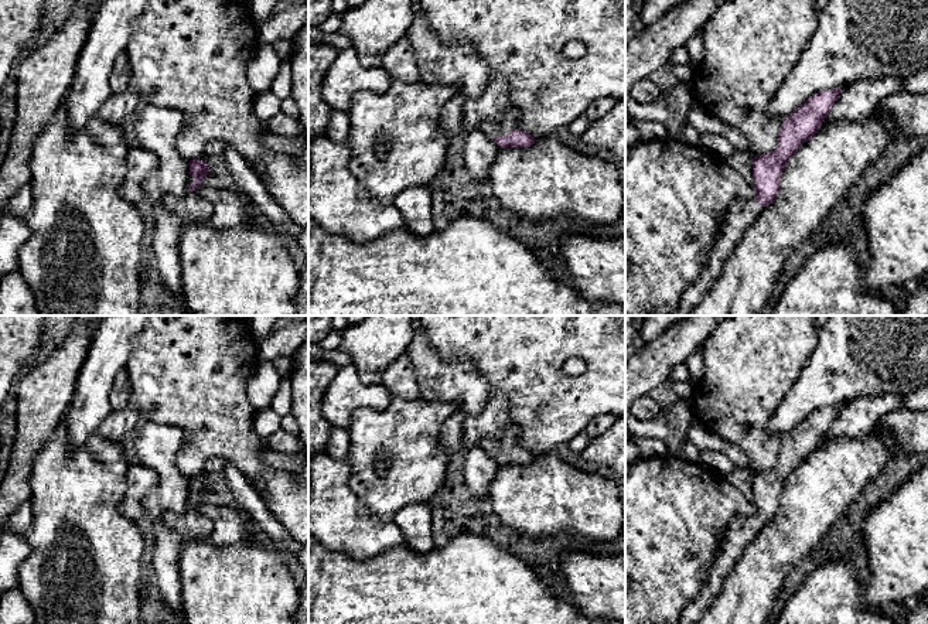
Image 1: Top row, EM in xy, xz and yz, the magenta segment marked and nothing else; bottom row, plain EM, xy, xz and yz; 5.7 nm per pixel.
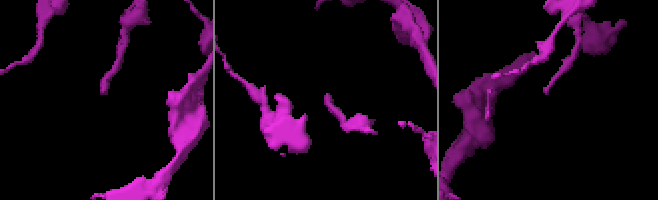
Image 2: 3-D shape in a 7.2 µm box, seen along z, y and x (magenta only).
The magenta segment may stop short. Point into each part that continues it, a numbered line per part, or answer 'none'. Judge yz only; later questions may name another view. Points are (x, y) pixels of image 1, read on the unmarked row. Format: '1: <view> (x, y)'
1: yz (743, 529)

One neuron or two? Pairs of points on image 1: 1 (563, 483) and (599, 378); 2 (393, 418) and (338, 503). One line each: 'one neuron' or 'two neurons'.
1: two neurons
2: two neurons

